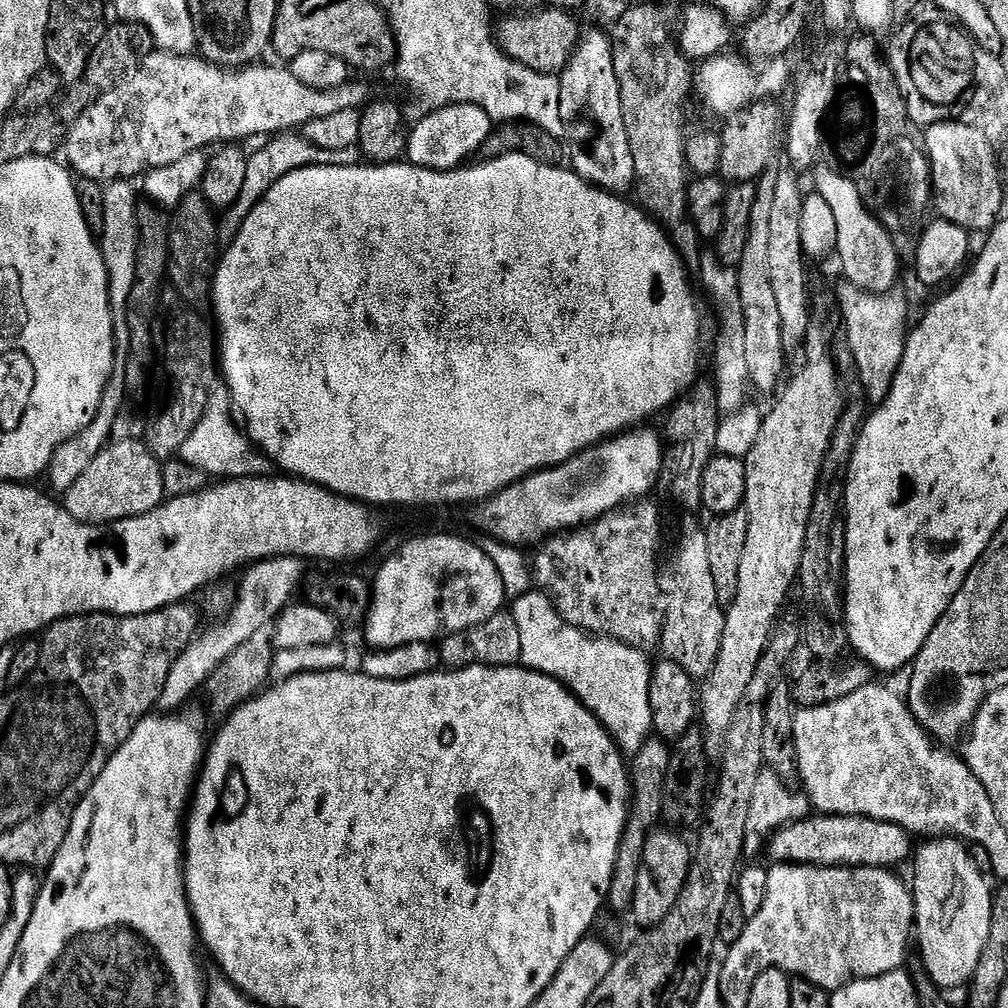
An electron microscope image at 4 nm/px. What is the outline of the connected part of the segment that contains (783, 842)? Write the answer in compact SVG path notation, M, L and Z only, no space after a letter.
M809 814L783 825L772 840L768 852L773 861L817 866L895 869L914 852L913 833L900 824L871 820L868 816L830 816Z

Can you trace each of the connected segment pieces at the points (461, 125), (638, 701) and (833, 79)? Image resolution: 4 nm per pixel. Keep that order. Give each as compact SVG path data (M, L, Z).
M452 104L449 108L440 108L437 112L431 112L428 116L415 121L408 138L407 159L418 168L433 168L435 172L451 172L452 169L461 167L467 156L475 157L486 138L492 133L494 121L488 117L486 110L482 110L473 104Z
M531 590L518 597L510 608L522 634L520 664L533 672L545 672L563 682L611 732L625 757L636 756L651 739L653 711L649 706L652 660L645 649L636 648L615 638L589 634L575 628L561 616L543 591Z
M840 34L831 35L815 54L806 72L801 76L794 94L790 116L787 115L785 142L788 142L789 164L797 173L811 171L818 158L822 142L822 122L836 96L836 88L840 86L843 62L848 49L847 37Z

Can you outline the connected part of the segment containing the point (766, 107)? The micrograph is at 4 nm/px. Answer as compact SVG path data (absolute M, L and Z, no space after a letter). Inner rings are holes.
M772 98L758 100L727 117L728 125L720 132L721 162L718 171L725 181L732 184L755 182L773 163L776 139L780 140L782 136L782 114L780 118L780 108L775 102Z

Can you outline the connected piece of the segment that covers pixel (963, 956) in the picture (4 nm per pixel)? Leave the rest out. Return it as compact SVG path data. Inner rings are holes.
M944 834L939 838L940 840L932 840L929 844L924 844L915 849L914 861L916 865L912 868L912 880L910 879L910 887L912 889L912 900L916 903L916 922L914 925L914 936L918 941L920 940L920 956L924 959L922 964L923 971L927 972L928 977L938 985L942 990L949 990L948 988L963 989L965 985L971 981L974 970L978 966L978 958L982 958L982 950L986 950L986 938L990 938L990 914L992 913L992 893L994 891L993 885L988 885L989 877L983 876L980 873L980 868L976 865L976 860L971 856L969 845L963 839L957 838L955 840L952 834Z

